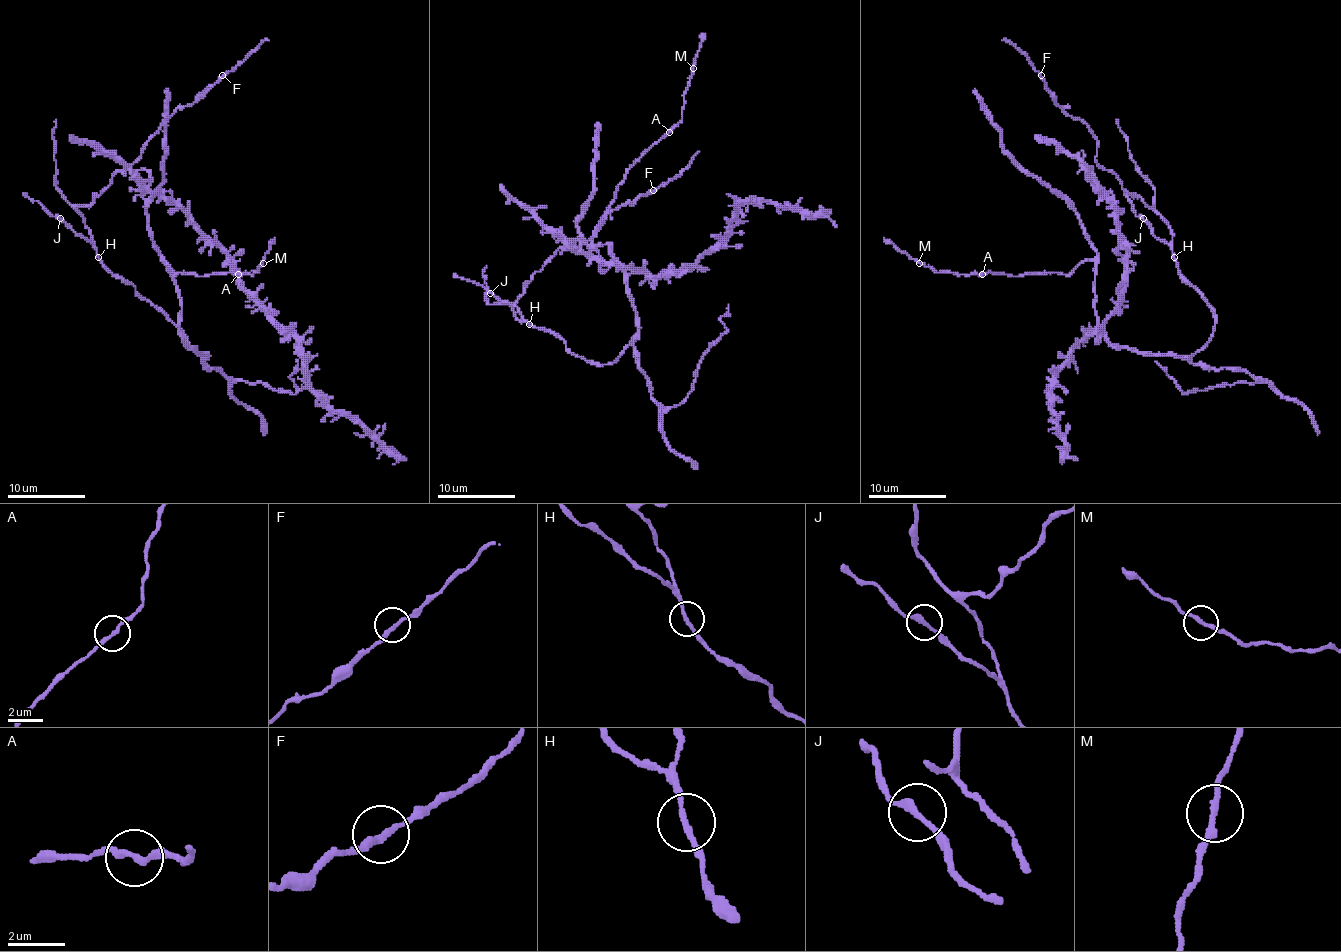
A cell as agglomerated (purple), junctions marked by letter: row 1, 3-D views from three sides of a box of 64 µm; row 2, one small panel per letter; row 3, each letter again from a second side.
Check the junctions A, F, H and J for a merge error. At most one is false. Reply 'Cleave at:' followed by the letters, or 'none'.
Cleave at: none

